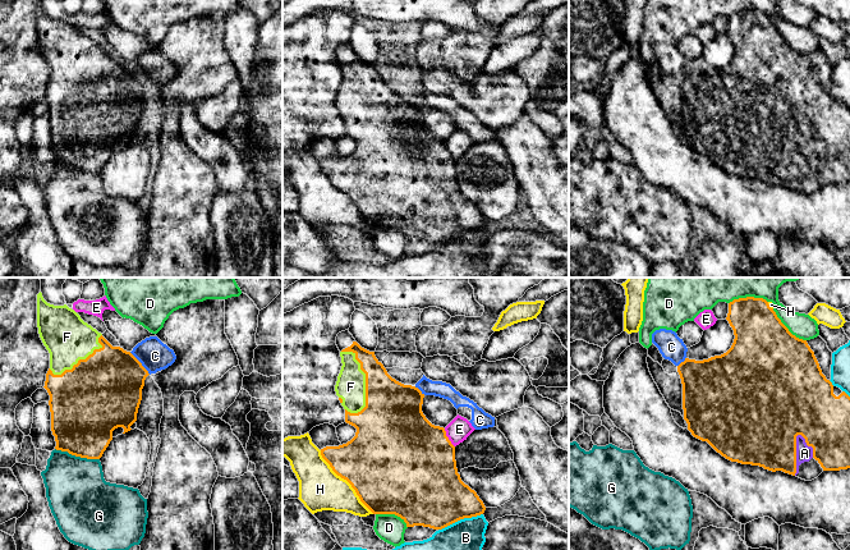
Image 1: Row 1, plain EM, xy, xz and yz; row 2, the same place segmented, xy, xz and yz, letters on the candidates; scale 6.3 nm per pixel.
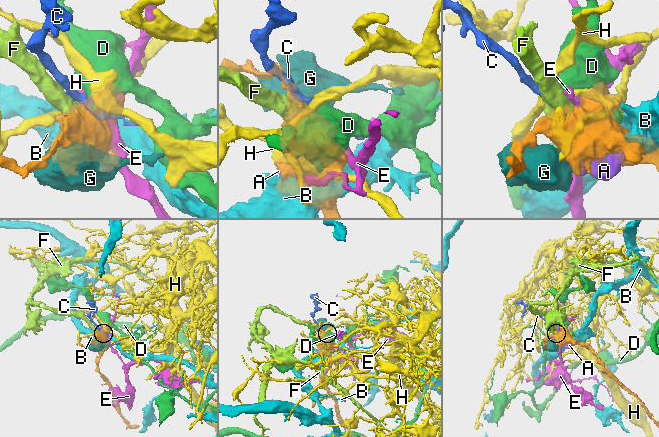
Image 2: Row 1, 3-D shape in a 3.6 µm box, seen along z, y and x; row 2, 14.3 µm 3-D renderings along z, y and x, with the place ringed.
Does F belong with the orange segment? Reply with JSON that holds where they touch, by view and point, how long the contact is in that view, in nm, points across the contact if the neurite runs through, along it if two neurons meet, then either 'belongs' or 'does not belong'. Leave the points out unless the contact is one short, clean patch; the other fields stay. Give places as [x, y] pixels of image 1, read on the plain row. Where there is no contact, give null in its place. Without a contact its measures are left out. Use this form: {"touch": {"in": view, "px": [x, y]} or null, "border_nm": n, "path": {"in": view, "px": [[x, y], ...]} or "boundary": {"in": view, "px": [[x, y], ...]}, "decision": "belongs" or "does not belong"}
{"touch": {"in": "xz", "px": [366, 91]}, "border_nm": 420, "decision": "belongs"}

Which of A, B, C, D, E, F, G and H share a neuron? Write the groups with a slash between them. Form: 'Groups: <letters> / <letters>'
Groups: A F / B / C / D / E / G / H

